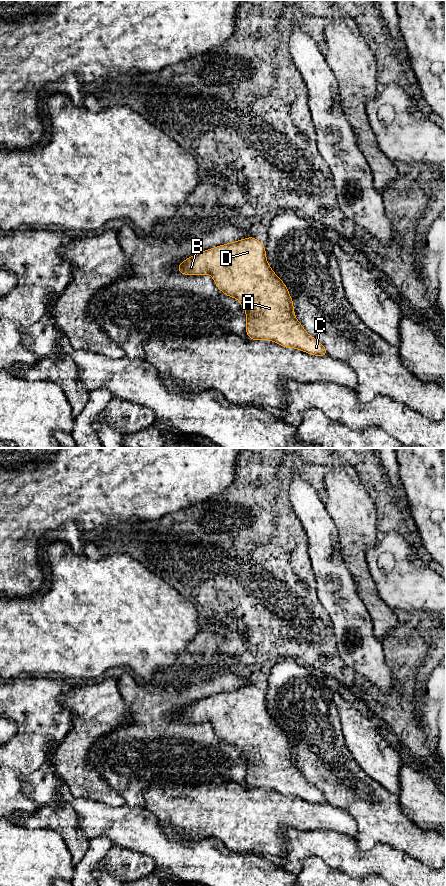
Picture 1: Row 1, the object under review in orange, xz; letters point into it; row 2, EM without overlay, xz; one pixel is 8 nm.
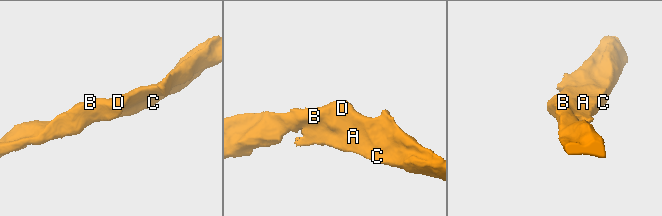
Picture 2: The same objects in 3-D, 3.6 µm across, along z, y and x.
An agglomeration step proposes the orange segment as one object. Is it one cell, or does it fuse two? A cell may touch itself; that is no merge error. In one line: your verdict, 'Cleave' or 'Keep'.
Keep

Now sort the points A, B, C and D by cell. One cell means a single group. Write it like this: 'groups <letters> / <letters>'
groups A B C D

